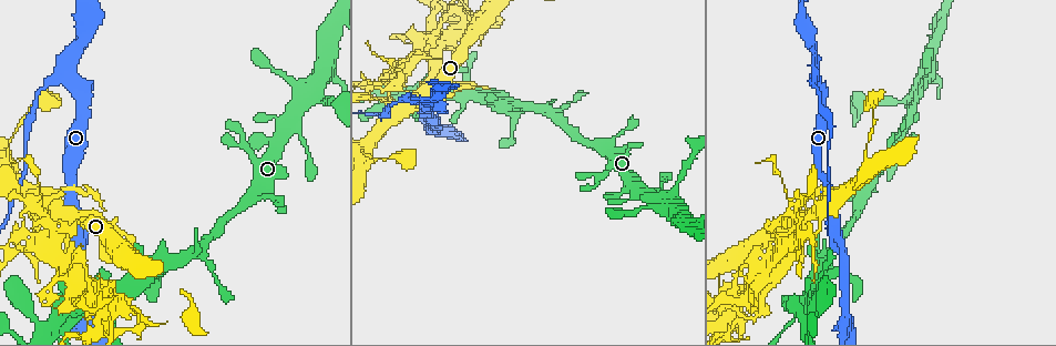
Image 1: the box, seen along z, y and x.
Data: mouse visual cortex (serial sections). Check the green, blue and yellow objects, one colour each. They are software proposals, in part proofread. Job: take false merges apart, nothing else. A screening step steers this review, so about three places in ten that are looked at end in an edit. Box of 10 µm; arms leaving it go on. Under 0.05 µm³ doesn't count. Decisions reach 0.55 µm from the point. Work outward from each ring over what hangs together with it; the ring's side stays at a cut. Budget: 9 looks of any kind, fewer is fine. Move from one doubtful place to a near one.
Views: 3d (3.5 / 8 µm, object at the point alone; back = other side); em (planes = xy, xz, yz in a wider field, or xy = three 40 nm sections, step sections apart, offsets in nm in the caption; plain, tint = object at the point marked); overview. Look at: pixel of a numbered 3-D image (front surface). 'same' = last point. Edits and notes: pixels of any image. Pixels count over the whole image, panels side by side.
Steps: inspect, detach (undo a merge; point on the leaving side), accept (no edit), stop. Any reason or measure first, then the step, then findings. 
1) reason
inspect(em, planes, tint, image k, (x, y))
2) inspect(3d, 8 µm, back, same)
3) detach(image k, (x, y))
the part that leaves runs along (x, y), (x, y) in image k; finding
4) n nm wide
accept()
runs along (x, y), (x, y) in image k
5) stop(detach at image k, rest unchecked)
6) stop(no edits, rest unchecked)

arms part here
inspect(3d, 3.5 µm, back, image 1, (296, 110))

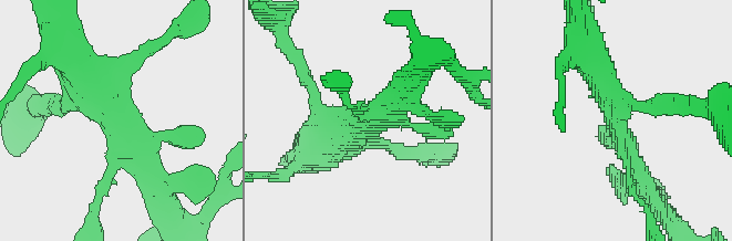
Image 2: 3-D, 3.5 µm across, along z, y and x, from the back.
inspect(em, xy, step 2, tint, image 2, (618, 124))

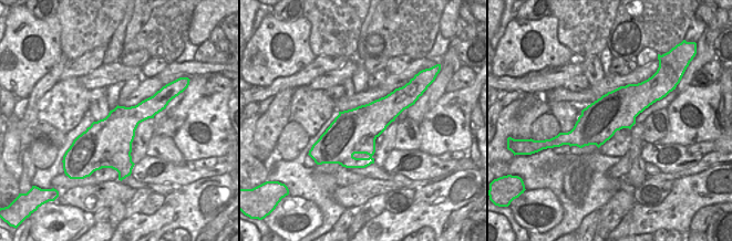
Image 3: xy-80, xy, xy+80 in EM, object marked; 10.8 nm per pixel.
accept()
runs along (155, 180), (81, 65) in image 2; continuous, no second cell

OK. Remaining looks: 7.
side arm on a straight run
inspect(3d, 3.5 µm, image 1, (822, 87))

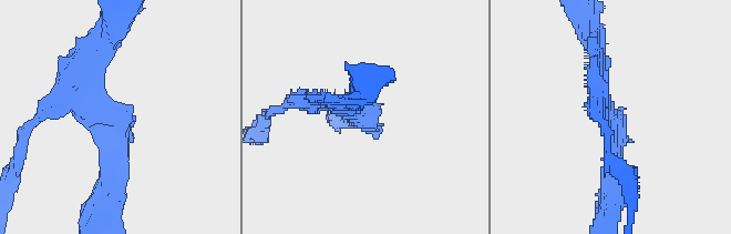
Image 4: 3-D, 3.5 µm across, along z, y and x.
inspect(em, xy, step 3, tint, image 4, (98, 114))

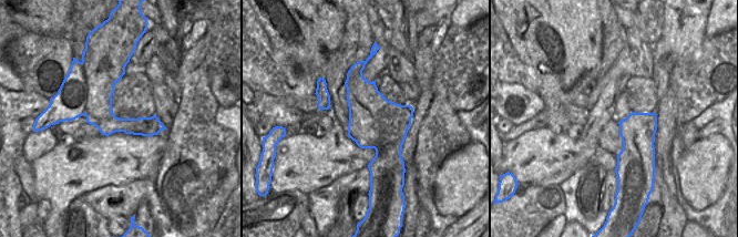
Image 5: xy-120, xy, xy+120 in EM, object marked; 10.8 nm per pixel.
detach(image 4, (33, 122))
the part that leaves runs along (71, 105), (48, 109), (28, 129), (23, 150) in image 4; a second cell is stuck on

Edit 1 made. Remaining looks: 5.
abrupt turn
inspect(3d, 3.5 µm, image 1, (514, 106))

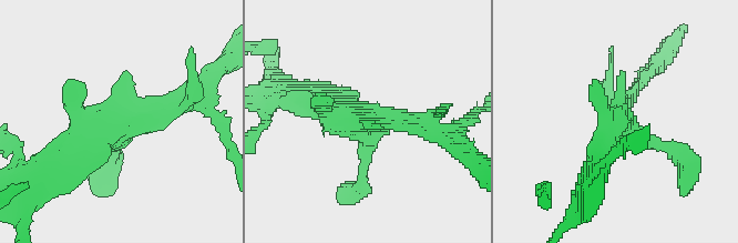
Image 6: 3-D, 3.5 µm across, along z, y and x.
inspect(em, xy, step 2, tint, image 6, (120, 127))

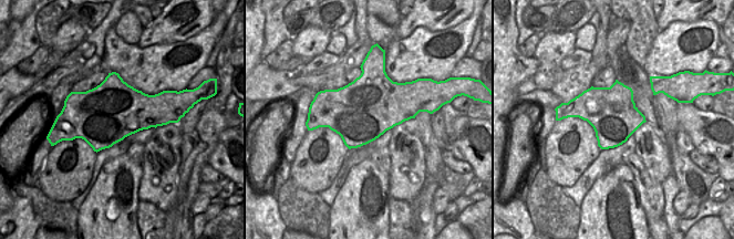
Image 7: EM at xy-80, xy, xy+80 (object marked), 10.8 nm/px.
accept()
runs along (185, 101), (86, 128), (57, 159) in image 6; continuous, no second cell

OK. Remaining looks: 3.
a fork
inspect(3d, 3.5 µm, image 1, (815, 308))

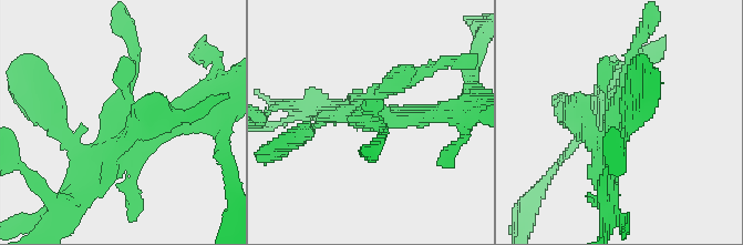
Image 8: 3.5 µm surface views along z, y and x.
need the tissue
inspect(em, xy, step 5, tint, image 8, (387, 118))

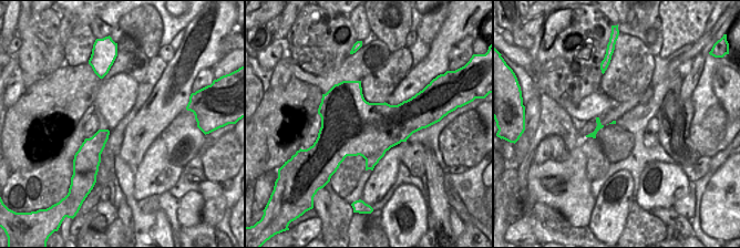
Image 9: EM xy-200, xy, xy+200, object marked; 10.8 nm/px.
accept()
runs along (205, 103), (79, 154) in image 8; continuous, no second cell

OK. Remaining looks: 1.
stop(detach at image 4, rest unchecked)

